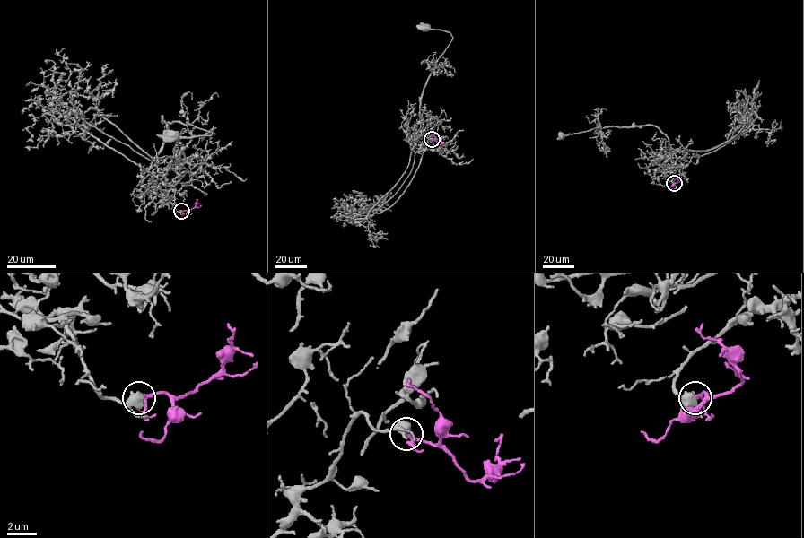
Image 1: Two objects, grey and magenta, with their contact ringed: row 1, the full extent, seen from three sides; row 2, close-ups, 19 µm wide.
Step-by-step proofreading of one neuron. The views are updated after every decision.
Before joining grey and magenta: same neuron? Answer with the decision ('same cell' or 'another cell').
same cell

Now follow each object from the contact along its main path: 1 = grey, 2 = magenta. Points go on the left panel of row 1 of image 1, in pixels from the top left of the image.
1: (181, 212), (148, 186), (167, 131), (162, 119), (214, 133), (170, 134)
2: (181, 212), (192, 208), (196, 198)

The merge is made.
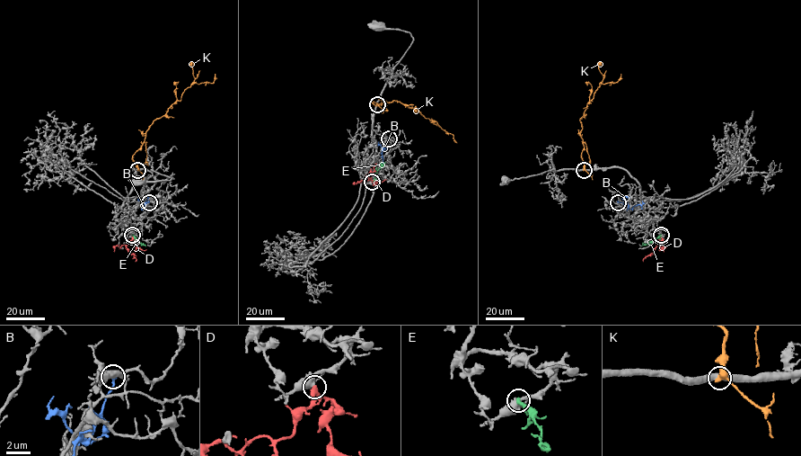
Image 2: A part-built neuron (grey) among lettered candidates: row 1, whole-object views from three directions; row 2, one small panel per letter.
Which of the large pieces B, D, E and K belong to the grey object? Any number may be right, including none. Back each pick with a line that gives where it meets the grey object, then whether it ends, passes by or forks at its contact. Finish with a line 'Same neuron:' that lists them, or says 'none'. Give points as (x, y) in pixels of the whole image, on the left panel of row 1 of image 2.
D: meets grey at (132, 236); it passes by
Same neuron: D

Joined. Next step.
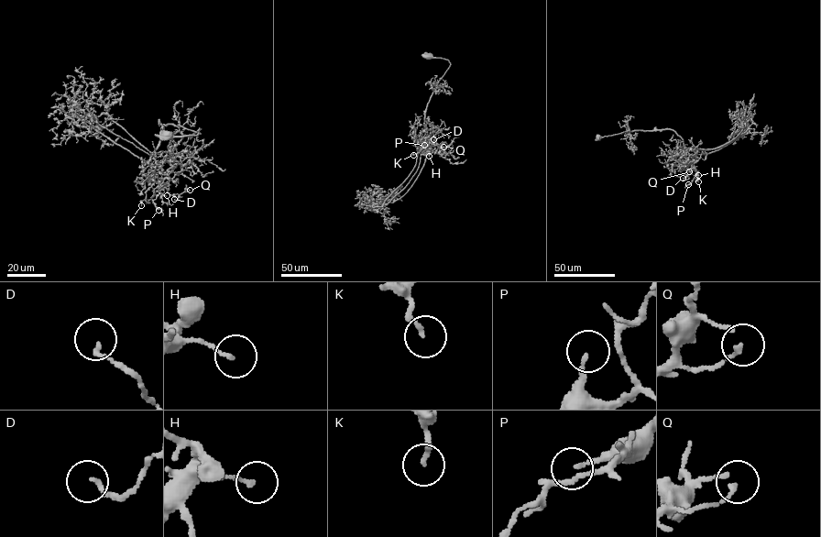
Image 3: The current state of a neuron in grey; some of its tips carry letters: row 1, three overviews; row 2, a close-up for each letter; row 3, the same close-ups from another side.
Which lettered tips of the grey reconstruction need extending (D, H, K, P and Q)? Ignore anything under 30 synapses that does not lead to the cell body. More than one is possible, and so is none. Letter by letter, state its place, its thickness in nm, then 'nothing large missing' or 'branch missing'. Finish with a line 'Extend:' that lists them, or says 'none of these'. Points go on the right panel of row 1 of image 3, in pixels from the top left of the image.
D: place (683, 178); calibre 140 nm; nothing large missing
H: place (698, 175); calibre 140 nm; nothing large missing
K: place (698, 181); calibre 150 nm; nothing large missing
P: place (688, 184); calibre 140 nm; nothing large missing
Q: place (689, 171); calibre 140 nm; nothing large missing
Extend: none of these

